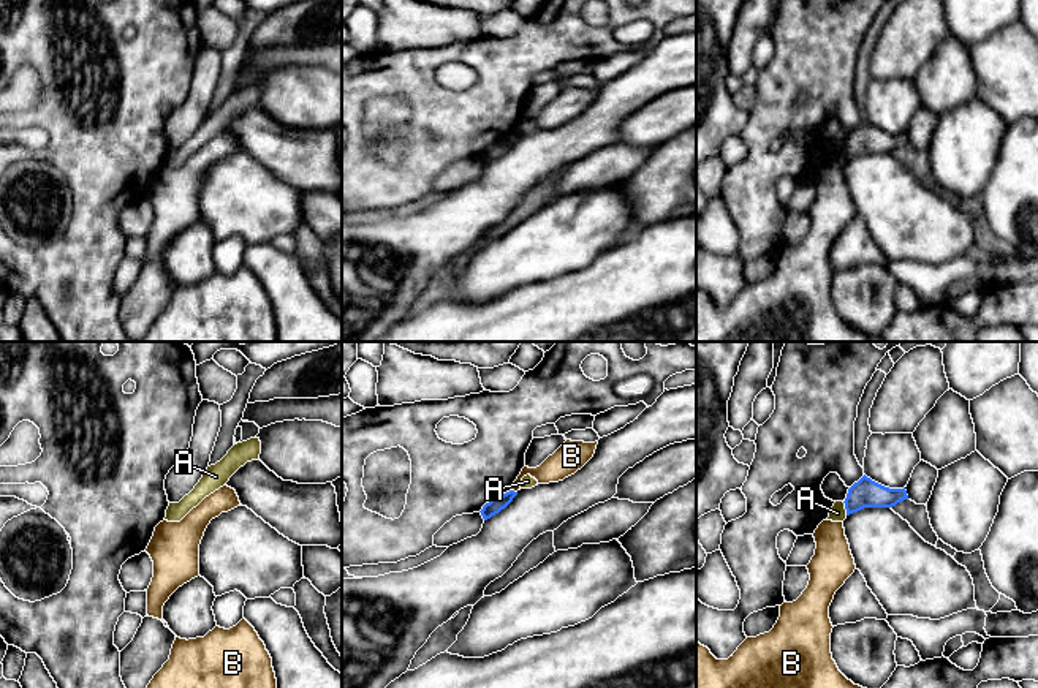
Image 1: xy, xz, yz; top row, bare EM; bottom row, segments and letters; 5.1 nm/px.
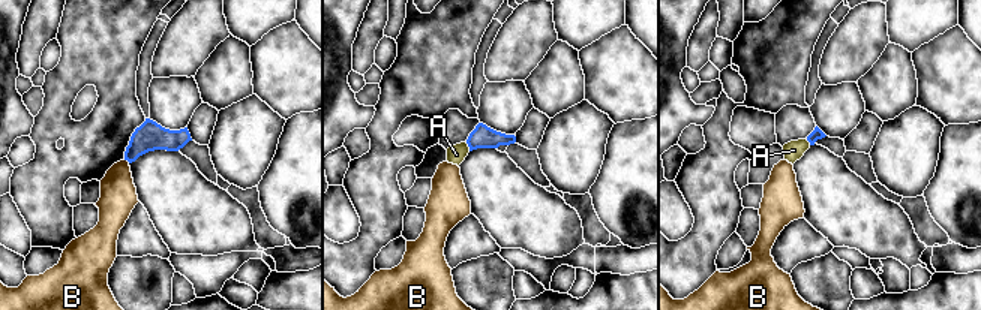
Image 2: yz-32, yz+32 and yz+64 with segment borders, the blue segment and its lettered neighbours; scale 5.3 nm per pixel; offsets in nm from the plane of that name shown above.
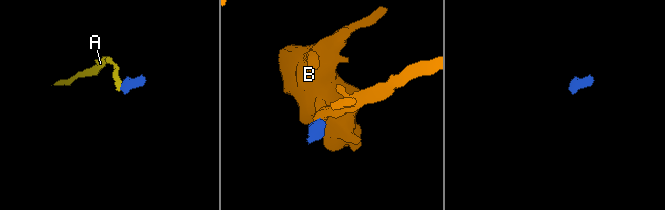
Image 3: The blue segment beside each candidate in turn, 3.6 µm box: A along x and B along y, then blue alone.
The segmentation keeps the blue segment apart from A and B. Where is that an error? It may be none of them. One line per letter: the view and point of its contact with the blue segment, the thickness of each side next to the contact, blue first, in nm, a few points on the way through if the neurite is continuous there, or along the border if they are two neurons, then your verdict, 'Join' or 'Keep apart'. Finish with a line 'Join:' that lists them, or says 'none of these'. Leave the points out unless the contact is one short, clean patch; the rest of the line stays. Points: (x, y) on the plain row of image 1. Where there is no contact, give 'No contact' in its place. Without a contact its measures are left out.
A: Touches blue at yz (845, 154). Thickness 140 nm (blue) against 80 nm. Boundary: yz (842, 147), (847, 160). Keep apart
B: Touches blue at xz (513, 136). Thickness 80 nm (blue) against 140 nm. Boundary: xz (511, 135), (516, 138). Keep apart
Join: none of these

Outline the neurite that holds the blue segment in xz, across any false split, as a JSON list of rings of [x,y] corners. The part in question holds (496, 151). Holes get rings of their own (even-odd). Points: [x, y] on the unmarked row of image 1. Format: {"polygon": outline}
{"polygon": [[[510,136],[500,142],[495,142],[492,144],[489,149],[486,149],[483,152],[483,155],[479,157],[483,164],[487,166],[491,164],[492,161],[498,160],[502,155],[505,155],[511,147],[513,144],[517,141],[517,138],[514,136]]]}

